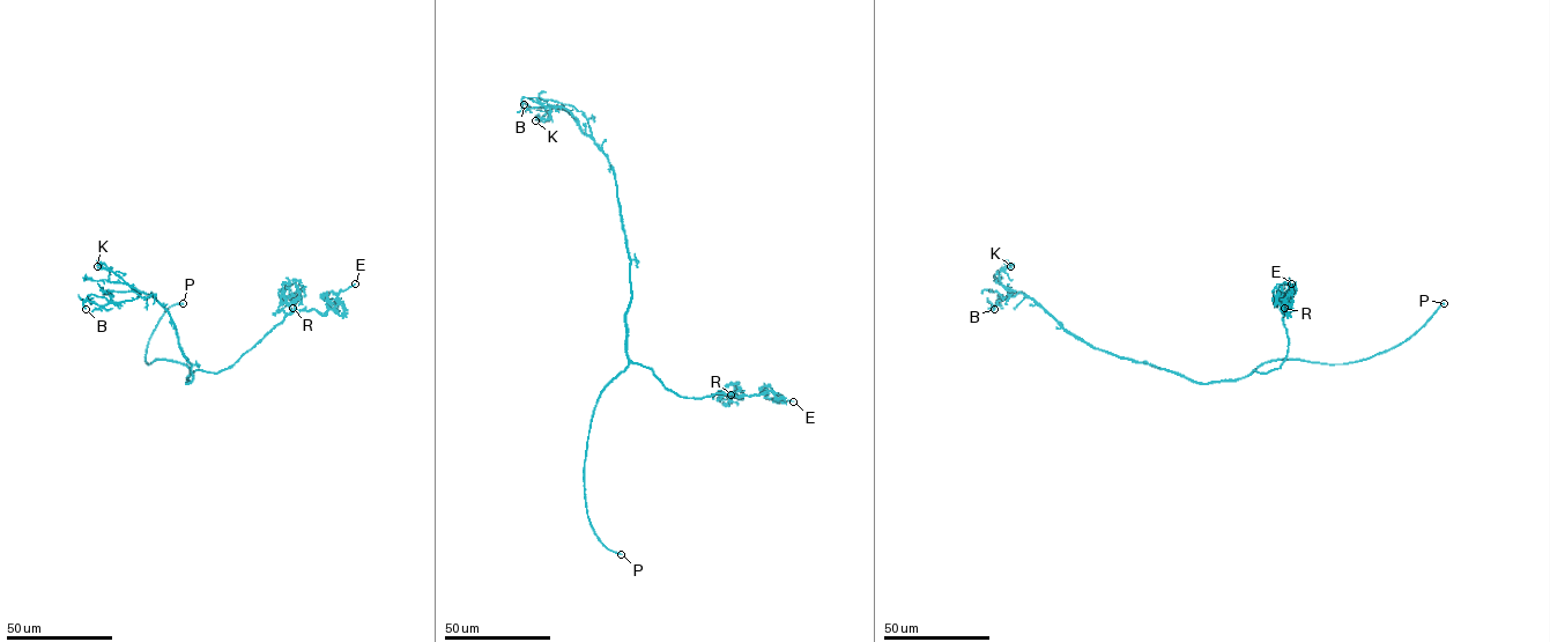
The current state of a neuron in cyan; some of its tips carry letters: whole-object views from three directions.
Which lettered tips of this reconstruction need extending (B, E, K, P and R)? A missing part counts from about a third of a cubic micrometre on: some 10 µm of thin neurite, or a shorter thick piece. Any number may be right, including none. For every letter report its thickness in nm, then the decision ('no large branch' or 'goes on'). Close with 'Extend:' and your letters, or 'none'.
B: calibre 180 nm; no large branch
E: calibre 140 nm; no large branch
K: calibre 420 nm; goes on
P: calibre 200 nm; goes on
R: calibre 190 nm; no large branch
Extend: K, P

